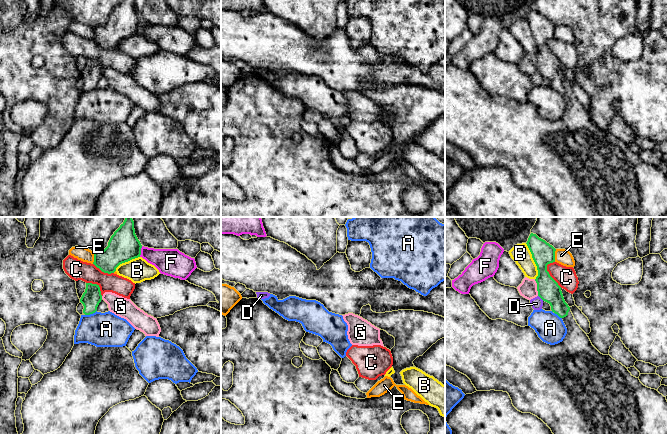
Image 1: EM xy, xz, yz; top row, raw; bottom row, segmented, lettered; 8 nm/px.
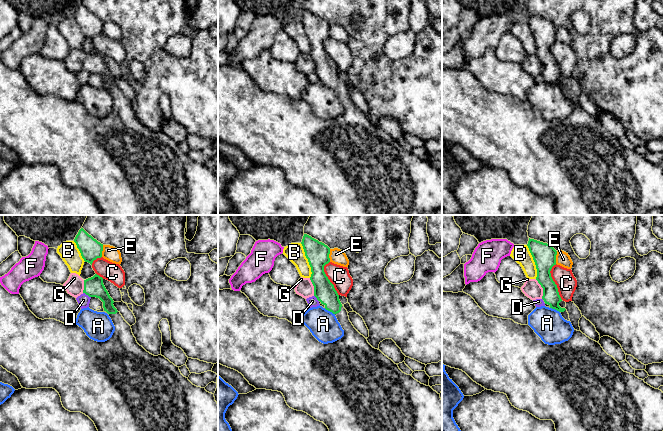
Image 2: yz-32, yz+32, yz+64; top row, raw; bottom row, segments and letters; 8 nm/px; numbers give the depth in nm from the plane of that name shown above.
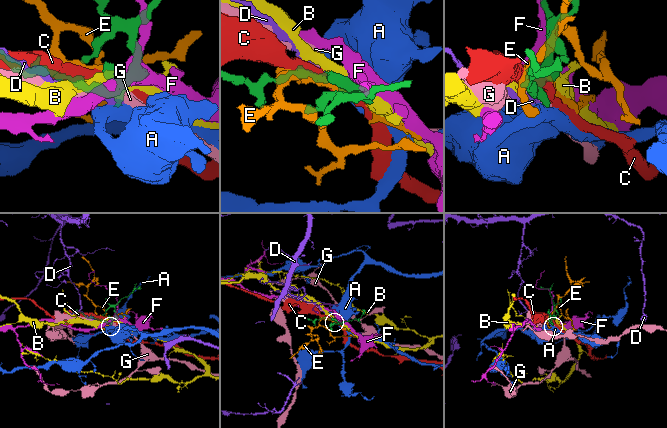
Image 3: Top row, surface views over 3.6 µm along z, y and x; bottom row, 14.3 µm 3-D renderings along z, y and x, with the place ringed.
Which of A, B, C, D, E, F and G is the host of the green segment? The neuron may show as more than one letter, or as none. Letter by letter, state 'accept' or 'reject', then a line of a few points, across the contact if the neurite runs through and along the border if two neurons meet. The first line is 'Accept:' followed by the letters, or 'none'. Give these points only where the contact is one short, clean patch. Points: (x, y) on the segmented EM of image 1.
Accept: none
A: reject; line xy (96, 310), (85, 315)
B: reject
C: reject
D: reject; line yz (538, 295), (543, 300)
E: reject
F: reject
G: reject

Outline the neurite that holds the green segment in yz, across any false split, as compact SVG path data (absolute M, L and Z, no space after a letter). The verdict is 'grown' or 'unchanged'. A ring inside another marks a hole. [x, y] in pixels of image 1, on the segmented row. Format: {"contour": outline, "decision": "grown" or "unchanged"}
{"contour": "M531 233L527 246L532 254L532 258L537 266L538 276L537 283L538 296L545 302L549 303L553 313L557 314L564 322L567 328L567 334L562 342L550 345L543 342L530 326L521 327L512 322L502 319L490 319L477 305L470 294L461 294L453 287L445 288L445 365L454 368L456 371L466 375L474 385L477 391L503 391L507 392L512 400L513 406L522 413L531 413L541 419L552 431L553 434L667 434L667 400L657 390L644 386L639 378L631 375L628 369L621 363L613 359L610 355L601 354L591 343L587 334L577 324L570 307L565 302L561 287L550 276L547 271L547 265L555 262L556 249L539 238L536 234Z", "decision": "grown"}

